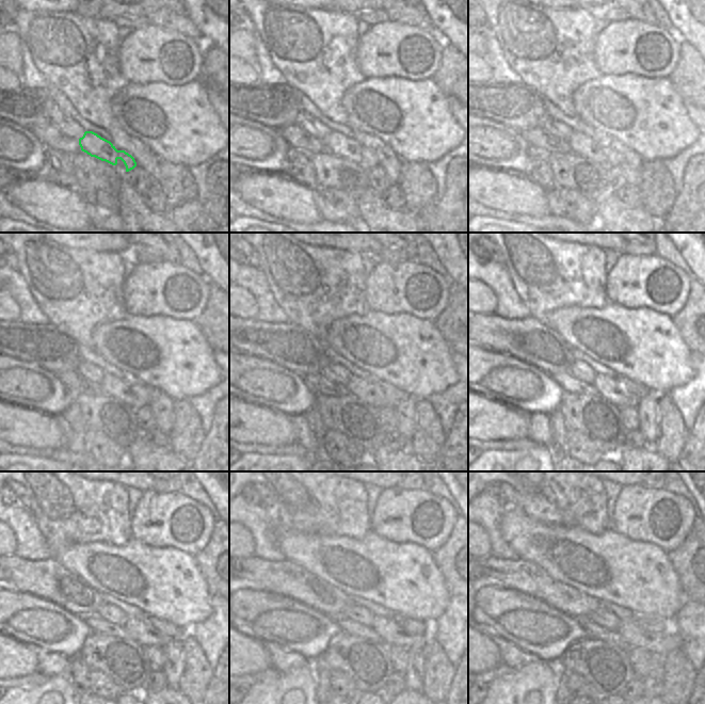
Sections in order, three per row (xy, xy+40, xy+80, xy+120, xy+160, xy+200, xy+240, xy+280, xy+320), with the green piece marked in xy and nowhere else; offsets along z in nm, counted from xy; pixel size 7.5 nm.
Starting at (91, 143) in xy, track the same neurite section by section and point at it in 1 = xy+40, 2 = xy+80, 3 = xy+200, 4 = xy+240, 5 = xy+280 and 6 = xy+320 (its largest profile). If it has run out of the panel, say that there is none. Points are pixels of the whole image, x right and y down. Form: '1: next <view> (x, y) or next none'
1: next xy+40 (337, 144)
2: next xy+80 (580, 144)
3: next xy+200 (618, 394)
4: next xy+240 (140, 630)
5: next xy+280 (390, 634)
6: next xy+320 (661, 643)

